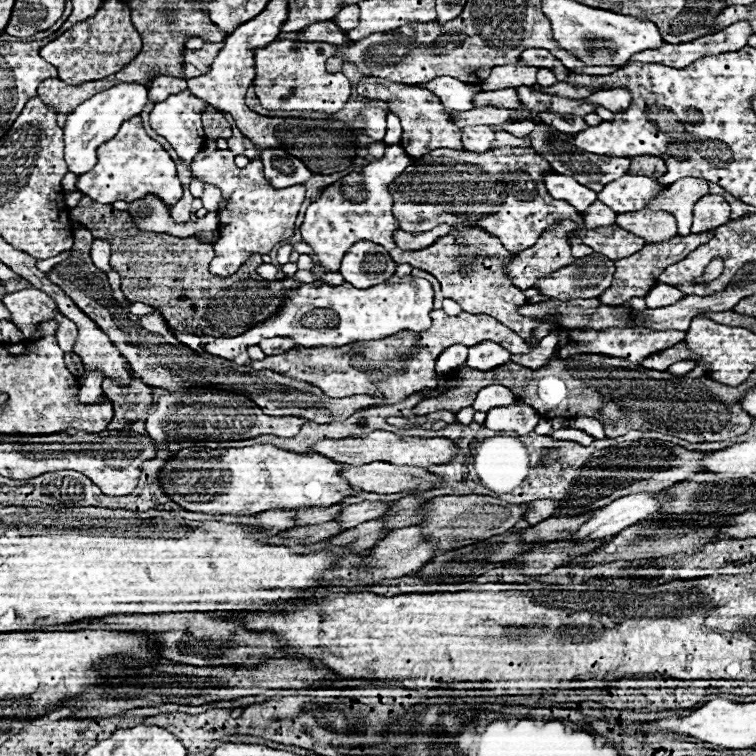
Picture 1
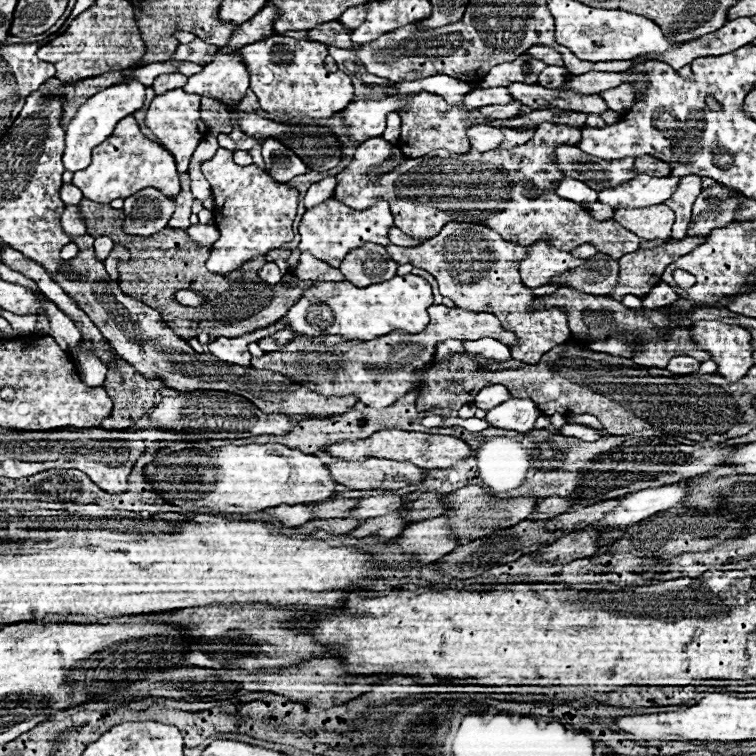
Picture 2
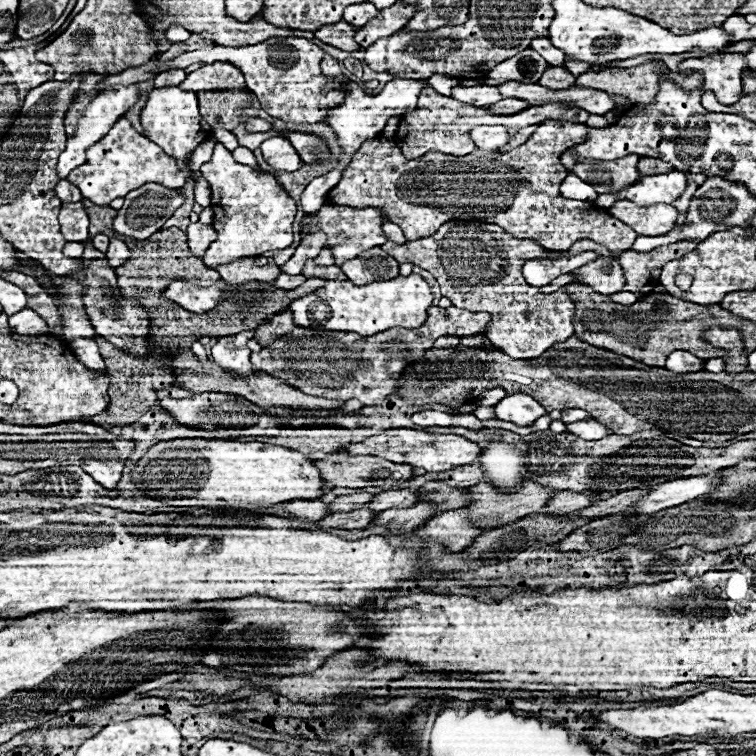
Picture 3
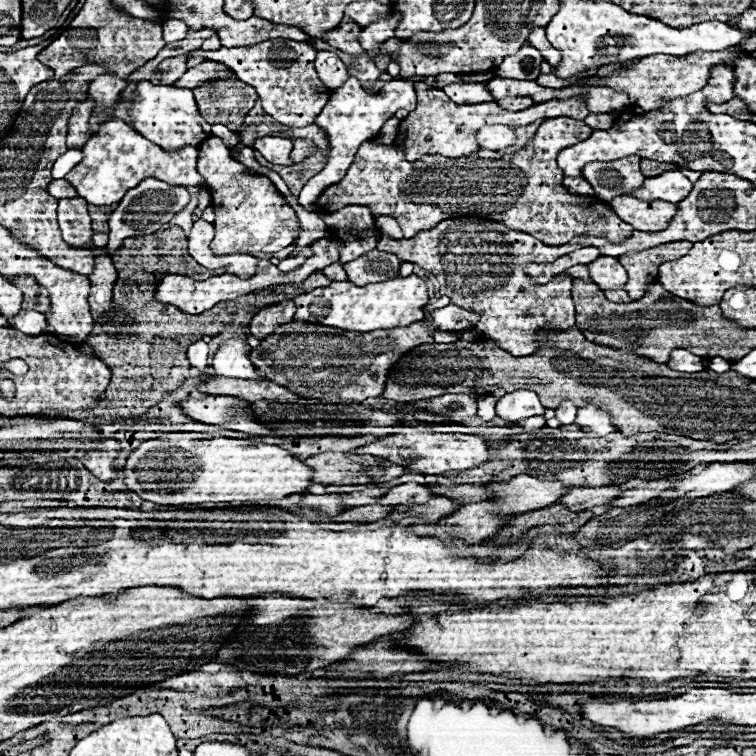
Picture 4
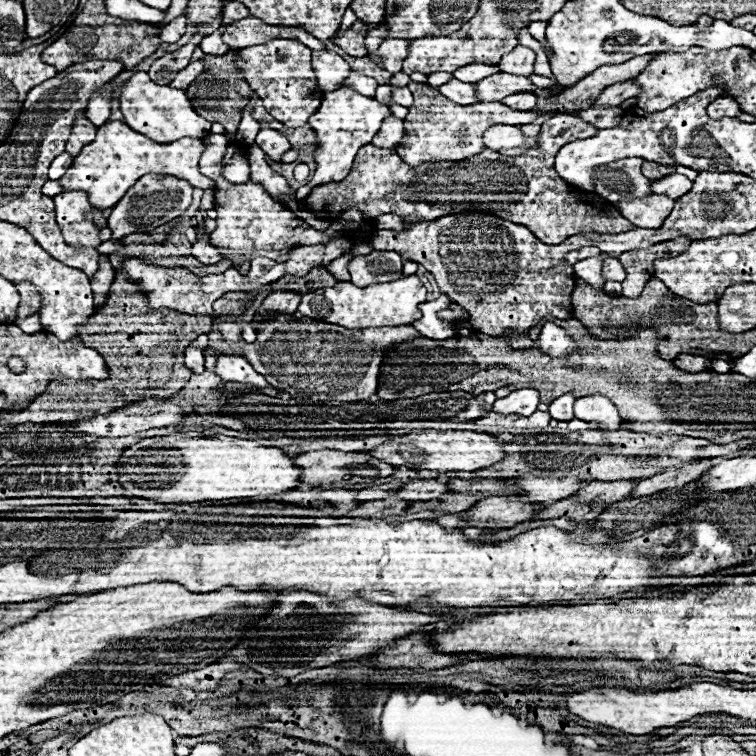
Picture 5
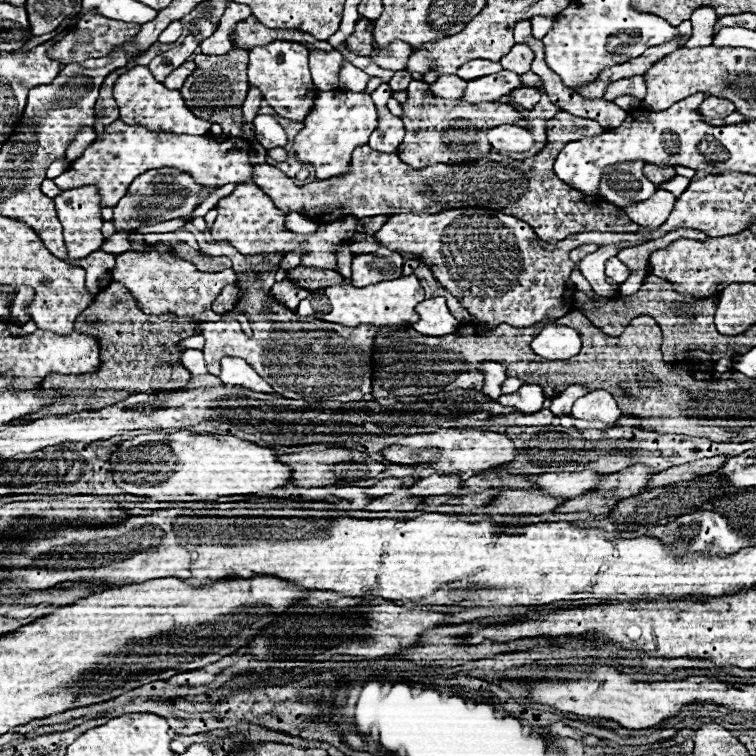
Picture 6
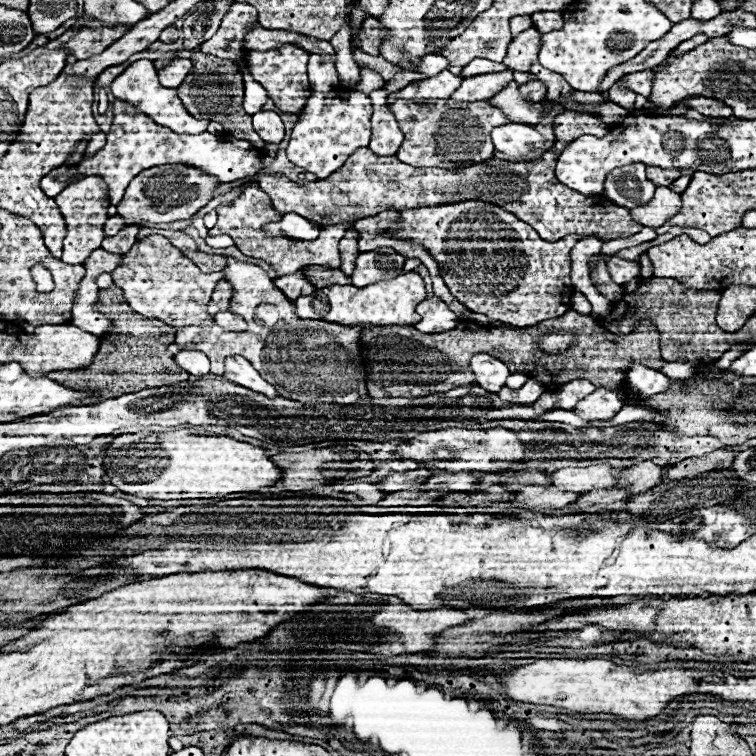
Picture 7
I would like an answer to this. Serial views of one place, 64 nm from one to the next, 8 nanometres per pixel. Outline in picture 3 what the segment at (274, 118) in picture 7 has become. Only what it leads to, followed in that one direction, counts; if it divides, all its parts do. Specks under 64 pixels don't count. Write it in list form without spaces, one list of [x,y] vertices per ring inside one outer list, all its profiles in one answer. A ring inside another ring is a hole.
[[[274,136],[274,138],[264,140],[260,144],[260,150],[264,154],[264,160],[274,168],[274,174],[296,172],[304,166],[304,162],[298,158],[296,150],[282,136]]]

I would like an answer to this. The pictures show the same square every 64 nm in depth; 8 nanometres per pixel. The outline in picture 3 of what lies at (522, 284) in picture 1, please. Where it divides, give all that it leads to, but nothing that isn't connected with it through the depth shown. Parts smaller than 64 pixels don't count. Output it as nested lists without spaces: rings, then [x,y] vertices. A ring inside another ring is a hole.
[[[584,252],[580,256],[562,256],[562,254],[550,254],[546,258],[538,260],[526,260],[522,266],[522,274],[530,286],[546,286],[560,274],[568,274],[570,270],[576,270],[590,262],[594,258],[592,252]]]

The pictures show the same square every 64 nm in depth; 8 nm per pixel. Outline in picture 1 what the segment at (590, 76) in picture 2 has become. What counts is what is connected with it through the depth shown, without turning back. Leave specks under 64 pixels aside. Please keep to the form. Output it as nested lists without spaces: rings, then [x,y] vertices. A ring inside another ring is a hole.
[[[558,82],[558,84],[554,84],[554,86],[546,86],[546,88],[542,88],[540,84],[534,84],[532,90],[546,90],[548,94],[562,96],[562,98],[574,98],[574,100],[580,100],[580,98],[586,98],[586,96],[592,94],[588,88],[580,88],[580,90],[578,90],[578,88],[574,88],[572,84],[564,84],[564,82]]]

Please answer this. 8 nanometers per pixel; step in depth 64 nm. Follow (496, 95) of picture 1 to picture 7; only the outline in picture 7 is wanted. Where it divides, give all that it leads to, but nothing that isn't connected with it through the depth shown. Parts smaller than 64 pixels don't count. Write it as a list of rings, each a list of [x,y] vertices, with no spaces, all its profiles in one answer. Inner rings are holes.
[[[442,70],[440,74],[428,78],[428,80],[420,80],[416,86],[408,84],[406,88],[394,92],[396,98],[412,98],[412,100],[422,100],[422,98],[450,98],[450,94],[454,94],[454,90],[458,90],[458,86],[462,84],[460,76],[454,76],[448,70]]]

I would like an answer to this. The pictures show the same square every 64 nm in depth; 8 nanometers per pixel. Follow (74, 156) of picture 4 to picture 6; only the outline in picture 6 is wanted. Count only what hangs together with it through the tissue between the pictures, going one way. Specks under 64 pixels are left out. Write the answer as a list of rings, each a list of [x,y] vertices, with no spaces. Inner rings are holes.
[[[58,158],[58,160],[54,160],[54,162],[50,164],[50,168],[48,168],[48,178],[50,178],[50,180],[56,178],[58,174],[66,172],[68,166],[70,166],[70,160],[66,160],[66,158]]]

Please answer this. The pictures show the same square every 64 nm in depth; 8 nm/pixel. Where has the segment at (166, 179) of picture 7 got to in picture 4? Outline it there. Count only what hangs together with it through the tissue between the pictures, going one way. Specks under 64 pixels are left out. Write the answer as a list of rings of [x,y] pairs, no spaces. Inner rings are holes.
[[[154,178],[142,180],[134,190],[130,190],[120,206],[110,214],[110,242],[108,242],[108,254],[112,256],[116,250],[122,248],[122,242],[126,238],[136,236],[148,236],[154,234],[162,224],[170,222],[178,210],[182,210],[190,202],[190,194],[184,186],[170,186],[166,182],[158,182]]]

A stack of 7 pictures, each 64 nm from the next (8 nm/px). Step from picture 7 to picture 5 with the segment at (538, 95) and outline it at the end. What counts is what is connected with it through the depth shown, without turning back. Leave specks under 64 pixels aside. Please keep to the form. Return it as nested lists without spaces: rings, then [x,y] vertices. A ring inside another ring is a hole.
[[[514,94],[514,96],[508,96],[502,100],[502,104],[506,104],[508,108],[514,108],[514,110],[532,110],[536,106],[536,96],[534,94]]]

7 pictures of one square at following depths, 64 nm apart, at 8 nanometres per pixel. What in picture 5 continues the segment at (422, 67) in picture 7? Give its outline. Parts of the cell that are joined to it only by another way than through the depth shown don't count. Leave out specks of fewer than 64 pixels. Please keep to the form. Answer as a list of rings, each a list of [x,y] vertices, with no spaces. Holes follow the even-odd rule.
[[[388,38],[386,42],[380,44],[378,52],[382,54],[380,58],[390,74],[398,74],[402,70],[402,60],[406,58],[404,50],[408,50],[408,40],[402,38]]]

